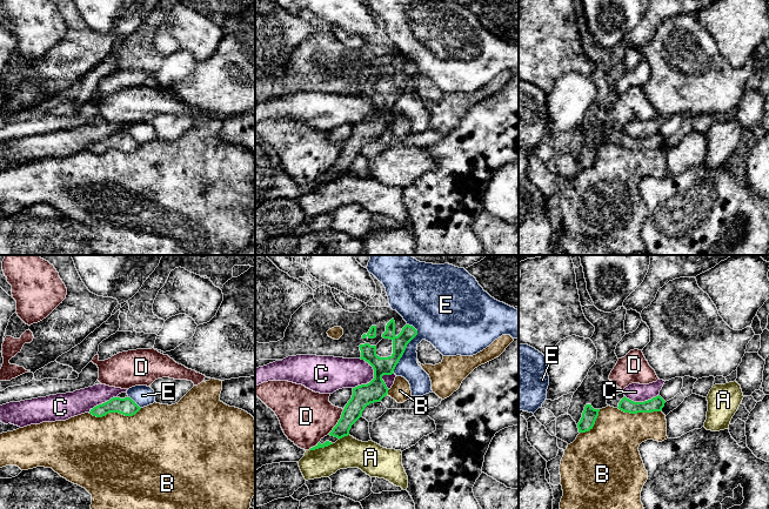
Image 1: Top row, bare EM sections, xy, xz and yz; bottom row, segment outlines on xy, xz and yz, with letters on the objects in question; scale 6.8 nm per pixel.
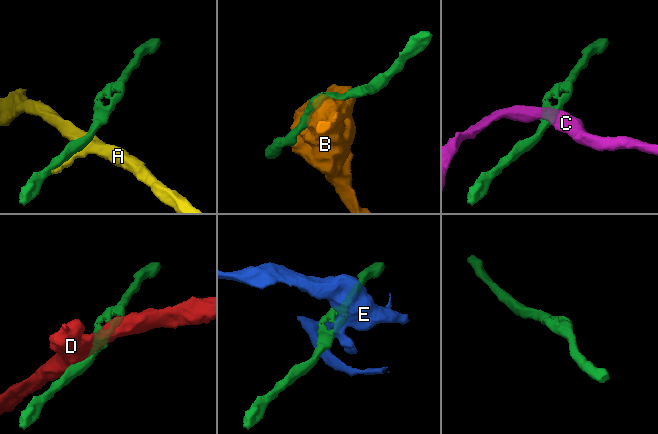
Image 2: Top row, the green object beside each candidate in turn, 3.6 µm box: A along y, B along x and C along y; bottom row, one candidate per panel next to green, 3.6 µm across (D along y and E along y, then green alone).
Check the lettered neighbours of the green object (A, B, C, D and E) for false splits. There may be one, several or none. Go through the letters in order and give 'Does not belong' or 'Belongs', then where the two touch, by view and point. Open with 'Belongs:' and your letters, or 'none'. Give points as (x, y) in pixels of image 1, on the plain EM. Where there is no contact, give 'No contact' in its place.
Belongs: none
A: Does not belong. Touches green at xz (321, 183)
B: Does not belong. Touches green at xy (114, 148)
C: Does not belong. Touches green at xz (374, 113)
D: Does not belong. Touches green at xz (339, 158)
E: Does not belong. Touches green at xz (405, 86)

